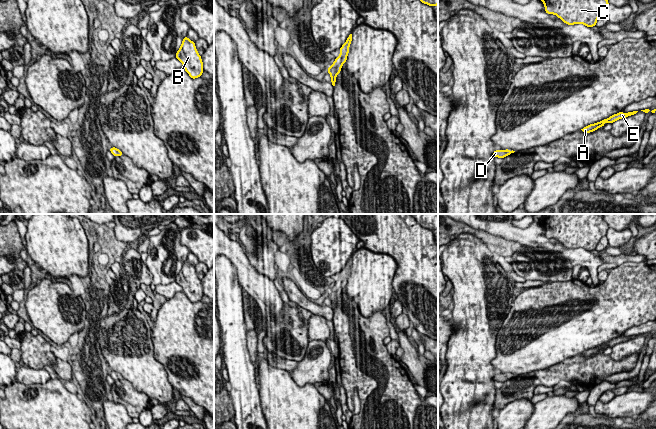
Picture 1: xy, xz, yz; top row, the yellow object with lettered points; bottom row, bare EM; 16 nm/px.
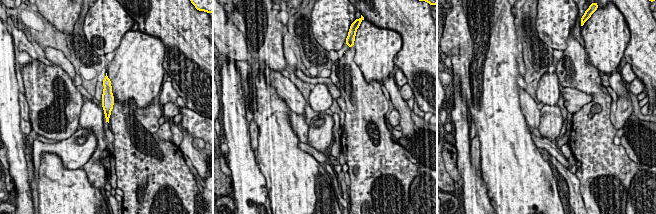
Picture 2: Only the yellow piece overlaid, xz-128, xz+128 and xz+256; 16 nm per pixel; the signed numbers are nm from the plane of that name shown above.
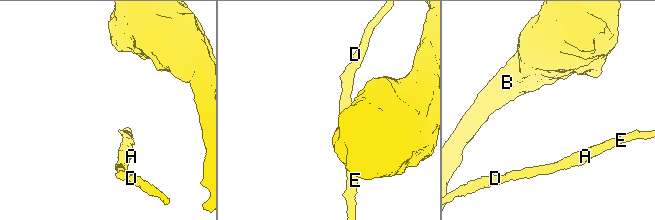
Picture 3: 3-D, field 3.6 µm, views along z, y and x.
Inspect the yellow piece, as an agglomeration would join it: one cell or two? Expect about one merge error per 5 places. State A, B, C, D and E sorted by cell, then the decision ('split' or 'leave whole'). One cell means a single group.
A B C D E; leave whole

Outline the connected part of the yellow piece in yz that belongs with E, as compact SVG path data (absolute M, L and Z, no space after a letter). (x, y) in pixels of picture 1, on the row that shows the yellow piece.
M633 111L633 112L628 112L628 113L619 112L619 113L614 114L612 116L610 116L609 118L604 119L604 120L602 120L600 122L597 122L597 123L594 123L594 124L590 124L590 125L584 127L581 130L584 133L590 133L590 132L593 132L593 131L597 130L600 127L603 127L606 122L612 124L616 120L619 120L619 119L622 119L622 118L626 118L626 117L631 116L631 115L635 115L637 112L638 111Z

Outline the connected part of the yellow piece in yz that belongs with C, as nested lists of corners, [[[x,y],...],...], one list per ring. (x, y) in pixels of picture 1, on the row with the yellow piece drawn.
[[[541,0],[547,14],[554,14],[565,24],[596,26],[599,16],[606,12],[608,0]]]

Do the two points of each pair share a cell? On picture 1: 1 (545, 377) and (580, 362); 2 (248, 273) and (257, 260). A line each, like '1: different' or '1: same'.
1: same
2: different

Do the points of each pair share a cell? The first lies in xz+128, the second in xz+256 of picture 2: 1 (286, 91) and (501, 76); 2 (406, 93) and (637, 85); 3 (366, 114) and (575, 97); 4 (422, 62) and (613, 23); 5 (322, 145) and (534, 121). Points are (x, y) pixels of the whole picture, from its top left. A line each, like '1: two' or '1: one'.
1: two
2: one
3: two
4: two
5: two

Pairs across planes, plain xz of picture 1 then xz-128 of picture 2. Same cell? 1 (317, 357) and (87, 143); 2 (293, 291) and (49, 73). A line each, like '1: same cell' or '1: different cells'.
1: same cell
2: different cells

